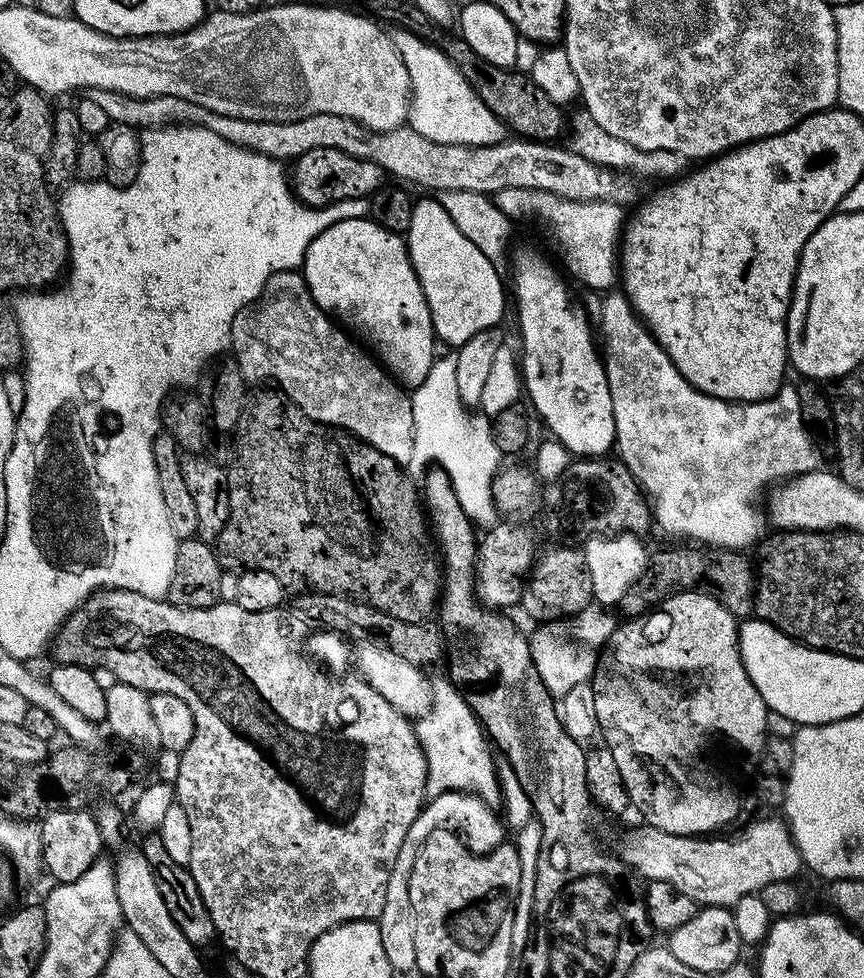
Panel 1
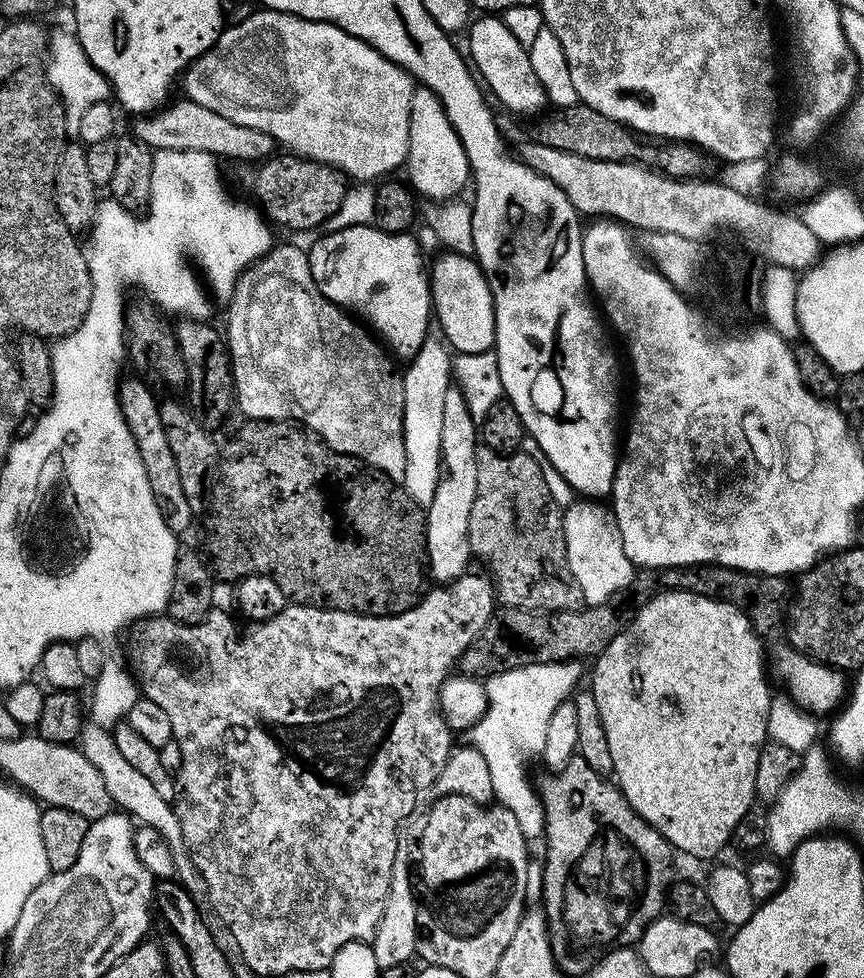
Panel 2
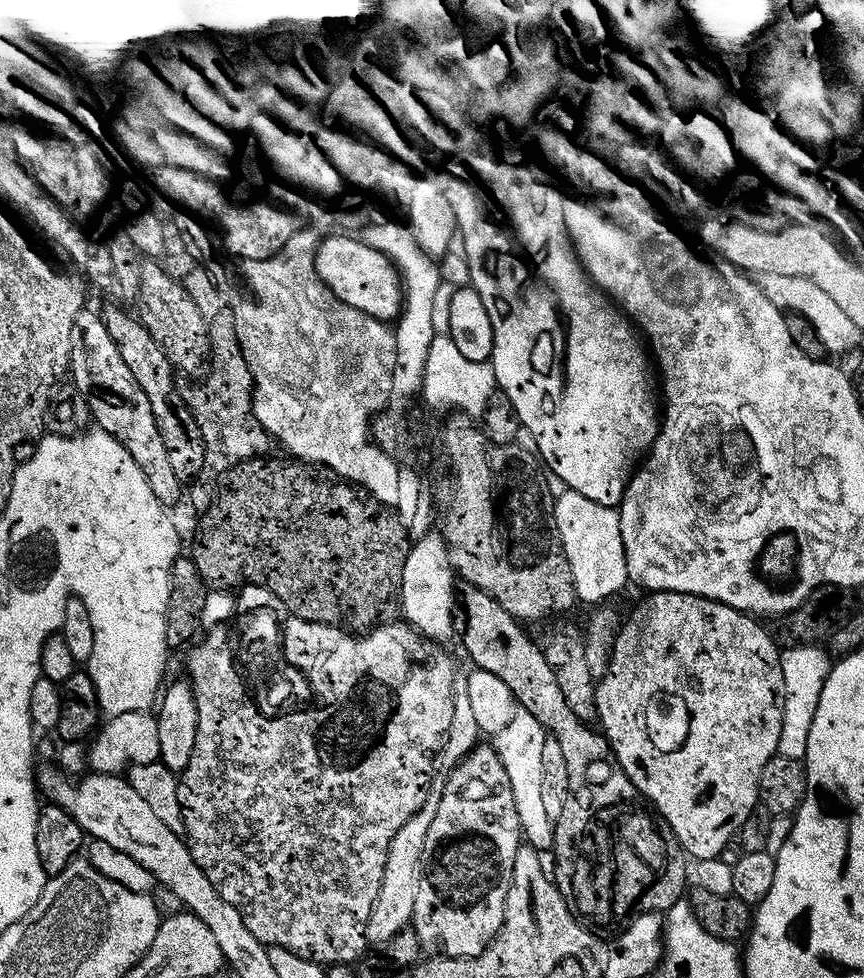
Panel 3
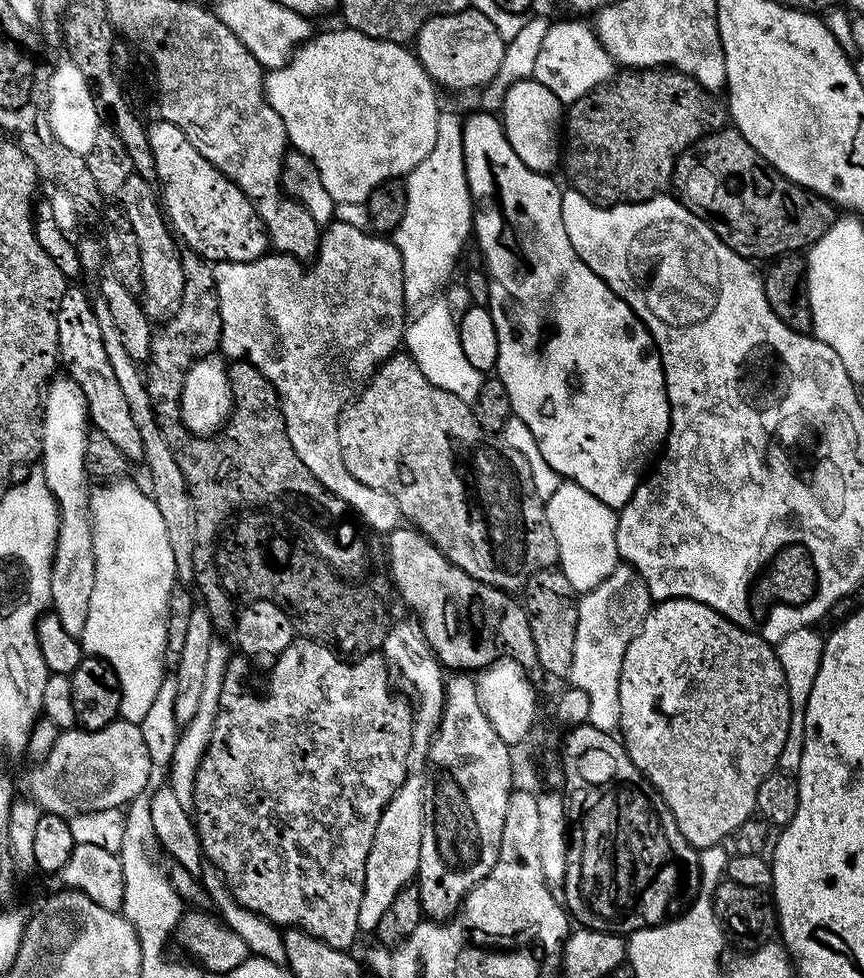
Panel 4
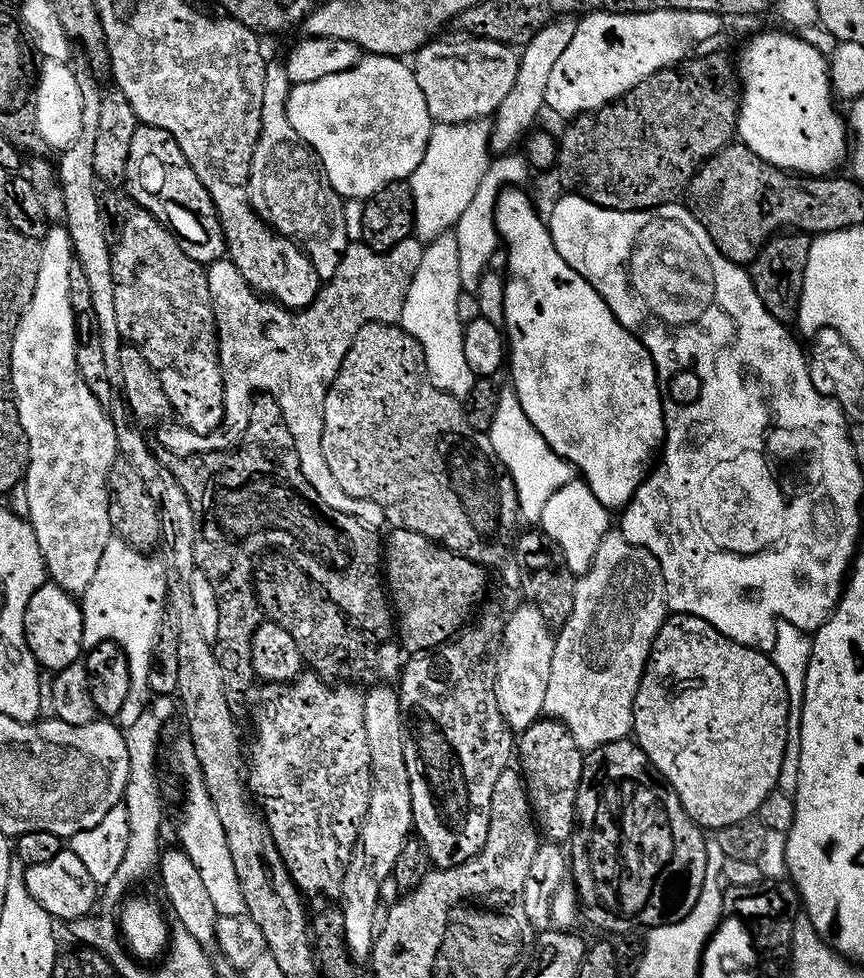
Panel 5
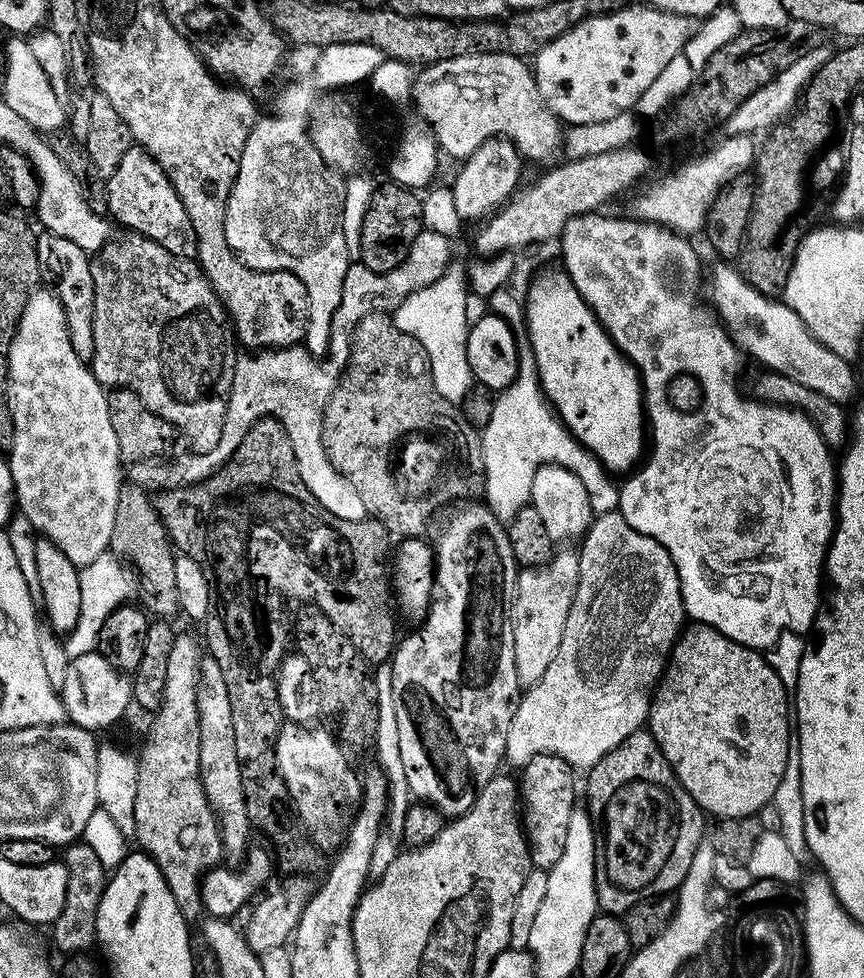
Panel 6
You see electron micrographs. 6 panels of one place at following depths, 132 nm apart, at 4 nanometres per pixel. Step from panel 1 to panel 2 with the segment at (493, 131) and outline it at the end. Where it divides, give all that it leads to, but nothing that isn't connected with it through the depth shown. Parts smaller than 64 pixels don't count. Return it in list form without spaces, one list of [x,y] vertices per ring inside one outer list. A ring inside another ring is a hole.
[[[417,87],[410,102],[410,138],[408,139],[408,158],[406,169],[412,184],[428,196],[429,201],[443,202],[449,198],[459,197],[464,184],[469,183],[470,173],[466,150],[450,122],[446,118],[440,99],[429,88]]]

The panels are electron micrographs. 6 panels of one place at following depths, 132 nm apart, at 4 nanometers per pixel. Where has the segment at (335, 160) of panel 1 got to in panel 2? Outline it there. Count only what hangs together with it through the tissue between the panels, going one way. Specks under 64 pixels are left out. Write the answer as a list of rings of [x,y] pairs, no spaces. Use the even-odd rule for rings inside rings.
[[[273,154],[267,160],[251,166],[237,167],[240,169],[236,176],[240,179],[241,186],[253,196],[251,199],[273,225],[281,224],[282,227],[293,228],[296,232],[324,226],[336,208],[345,203],[343,200],[348,196],[349,177],[339,168],[317,160],[295,154],[280,155]]]

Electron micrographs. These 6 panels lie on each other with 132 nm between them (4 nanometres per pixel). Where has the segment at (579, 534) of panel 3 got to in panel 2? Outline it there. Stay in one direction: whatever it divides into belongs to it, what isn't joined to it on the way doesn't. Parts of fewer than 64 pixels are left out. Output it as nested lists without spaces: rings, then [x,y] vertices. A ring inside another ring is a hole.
[[[576,498],[569,508],[563,509],[564,537],[566,538],[566,554],[568,565],[578,582],[578,586],[584,595],[584,604],[607,604],[611,601],[612,595],[622,590],[631,582],[634,575],[634,566],[630,558],[626,558],[626,550],[622,550],[622,534],[618,534],[618,522],[616,515],[612,513],[607,503],[597,502],[592,498]]]

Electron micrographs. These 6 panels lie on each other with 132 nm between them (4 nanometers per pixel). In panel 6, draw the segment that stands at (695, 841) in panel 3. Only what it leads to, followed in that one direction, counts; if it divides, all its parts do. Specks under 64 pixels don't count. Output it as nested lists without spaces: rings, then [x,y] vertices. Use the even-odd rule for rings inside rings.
[[[689,623],[680,633],[680,638],[672,647],[672,655],[664,665],[664,675],[652,694],[652,704],[648,707],[647,731],[658,742],[666,762],[674,770],[678,782],[694,798],[696,805],[712,818],[742,818],[756,816],[760,809],[765,808],[774,798],[774,790],[778,790],[778,782],[782,782],[782,774],[786,774],[786,758],[788,757],[788,737],[790,735],[790,692],[784,687],[782,678],[774,674],[767,655],[761,654],[755,648],[747,648],[730,638],[723,636],[705,624]]]

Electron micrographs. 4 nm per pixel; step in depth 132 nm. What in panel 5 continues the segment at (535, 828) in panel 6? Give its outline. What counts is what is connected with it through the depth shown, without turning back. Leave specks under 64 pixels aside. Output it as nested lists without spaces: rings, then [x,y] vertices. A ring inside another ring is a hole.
[[[541,718],[519,733],[516,740],[516,758],[528,800],[531,802],[533,820],[536,821],[539,833],[551,843],[565,843],[571,839],[575,829],[577,788],[580,785],[581,770],[584,765],[584,752],[574,742],[569,728],[560,720]]]

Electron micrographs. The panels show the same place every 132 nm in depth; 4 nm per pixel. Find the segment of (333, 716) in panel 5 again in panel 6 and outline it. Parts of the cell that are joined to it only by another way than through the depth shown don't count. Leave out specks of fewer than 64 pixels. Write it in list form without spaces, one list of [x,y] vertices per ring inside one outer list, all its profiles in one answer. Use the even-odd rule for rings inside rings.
[[[285,723],[276,739],[276,765],[301,828],[321,853],[328,854],[331,848],[339,849],[348,835],[362,799],[362,780],[344,757],[345,745],[320,727]]]

